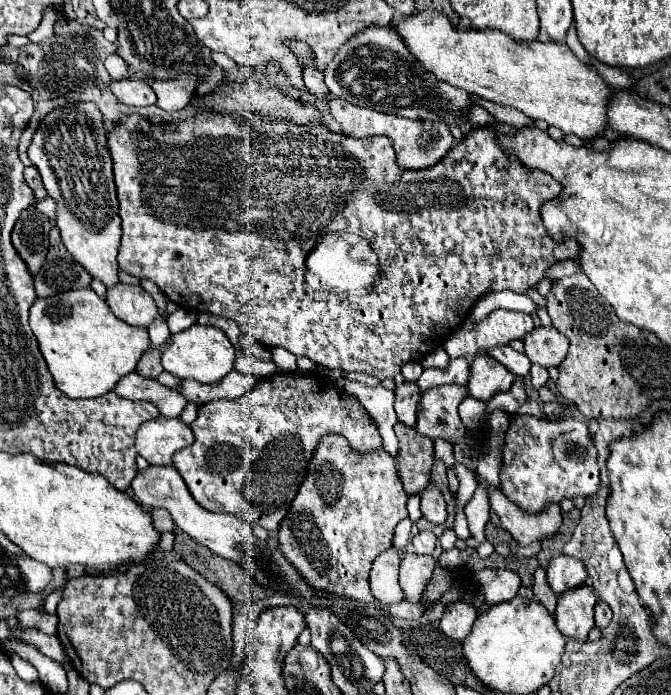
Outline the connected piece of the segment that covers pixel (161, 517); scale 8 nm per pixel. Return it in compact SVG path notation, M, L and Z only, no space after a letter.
M155 508L155 510L151 510L151 514L153 514L153 524L155 524L157 530L171 532L171 534L177 532L177 526L175 526L175 522L173 522L173 518L171 518L171 514L167 510Z

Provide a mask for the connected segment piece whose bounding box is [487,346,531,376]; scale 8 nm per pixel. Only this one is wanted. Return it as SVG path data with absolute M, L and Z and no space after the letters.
M499 346L499 348L491 348L487 352L489 356L493 356L495 360L499 360L509 372L513 372L515 376L527 376L531 362L523 352L513 350L511 346Z

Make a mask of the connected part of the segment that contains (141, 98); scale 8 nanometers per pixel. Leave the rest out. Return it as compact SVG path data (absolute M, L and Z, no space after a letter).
M125 78L119 82L111 82L111 92L127 106L151 106L155 104L157 96L145 80Z

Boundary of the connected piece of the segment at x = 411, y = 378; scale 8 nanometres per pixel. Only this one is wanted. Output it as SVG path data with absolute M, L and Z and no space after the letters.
M407 362L407 364L403 364L403 368L401 368L401 374L403 374L403 378L405 378L407 382L415 382L421 372L423 372L423 366L417 364L417 362L415 362L415 364L413 364L413 362Z

